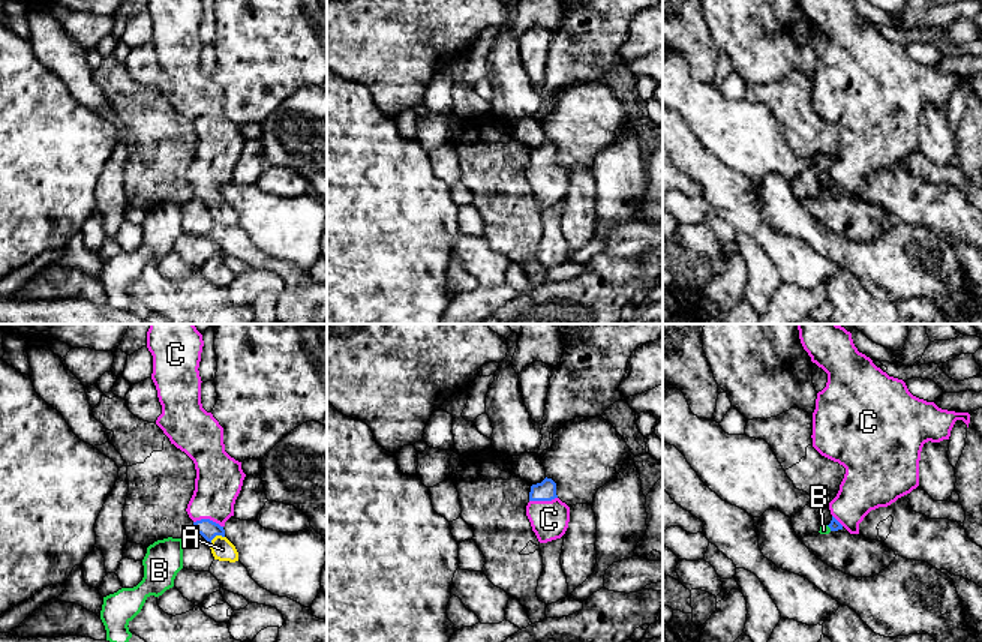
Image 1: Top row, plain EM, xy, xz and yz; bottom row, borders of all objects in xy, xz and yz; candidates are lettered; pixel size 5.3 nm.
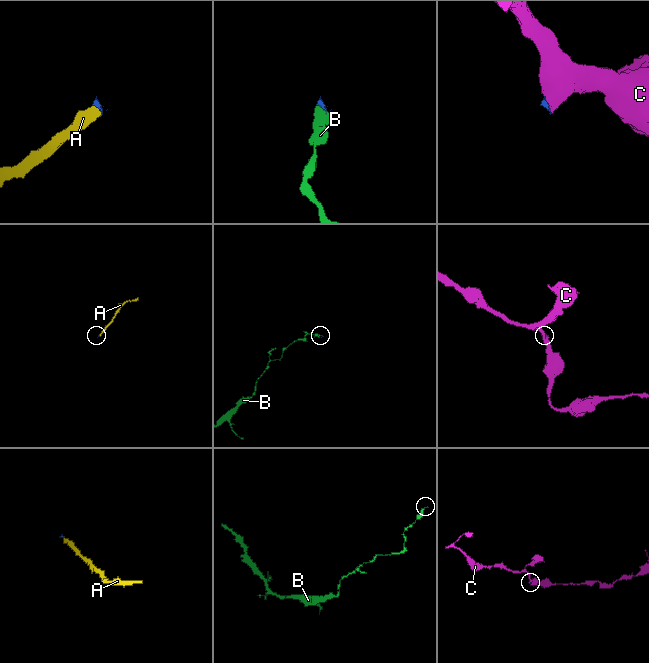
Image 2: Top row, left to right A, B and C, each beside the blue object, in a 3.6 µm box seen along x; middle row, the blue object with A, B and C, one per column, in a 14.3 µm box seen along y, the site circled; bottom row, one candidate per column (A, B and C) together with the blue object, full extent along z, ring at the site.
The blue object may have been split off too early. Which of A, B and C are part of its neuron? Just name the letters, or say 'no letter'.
A, C

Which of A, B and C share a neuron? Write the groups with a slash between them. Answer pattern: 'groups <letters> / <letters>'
groups A C / B

